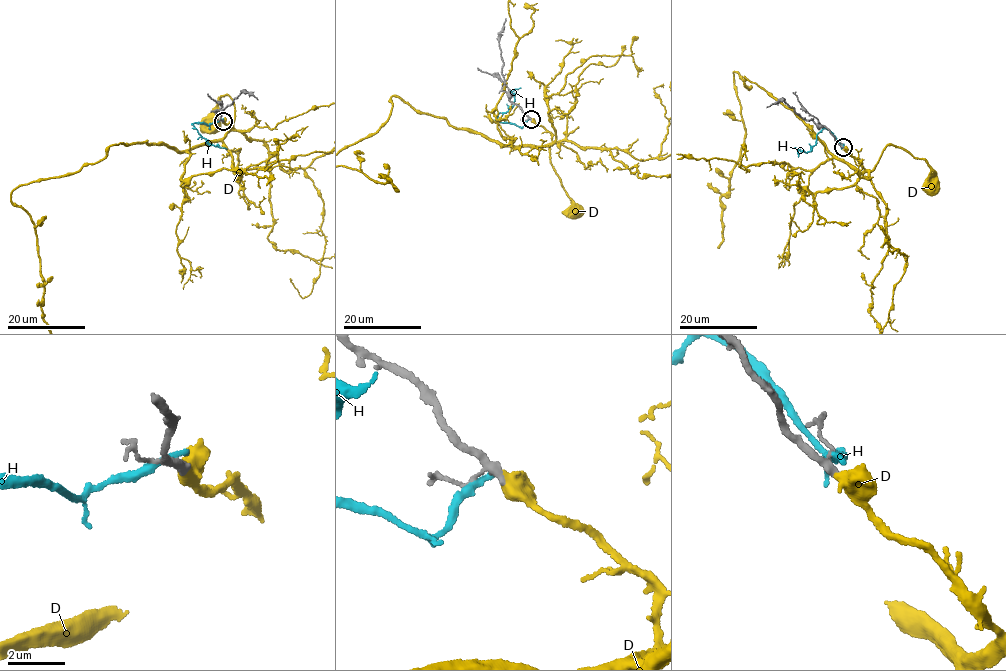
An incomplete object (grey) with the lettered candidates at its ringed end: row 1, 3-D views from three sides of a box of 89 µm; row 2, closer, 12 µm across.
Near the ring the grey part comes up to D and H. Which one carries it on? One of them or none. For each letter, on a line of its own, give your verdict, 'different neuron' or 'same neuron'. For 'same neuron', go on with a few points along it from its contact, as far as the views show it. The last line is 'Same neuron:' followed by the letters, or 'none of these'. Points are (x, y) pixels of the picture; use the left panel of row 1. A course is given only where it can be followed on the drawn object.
D: same neuron; course (223, 121), (231, 124), (229, 130), (232, 129), (234, 105), (227, 94), (218, 98), (211, 127)
H: different neuron
Same neuron: D

